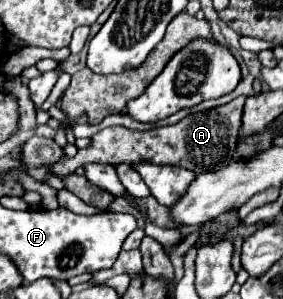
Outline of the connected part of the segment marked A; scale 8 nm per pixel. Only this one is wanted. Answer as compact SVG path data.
M236 97L234 101L214 107L210 111L192 113L184 117L182 121L168 125L168 127L156 127L150 131L132 131L126 127L108 127L98 131L90 141L86 149L78 149L74 157L64 157L56 161L54 165L42 165L42 167L26 167L26 173L32 175L36 181L46 183L48 175L58 175L60 179L74 173L78 167L86 165L88 161L100 161L100 163L136 163L136 161L152 161L158 165L180 165L184 169L190 169L194 173L204 171L218 171L226 167L234 159L234 149L238 145L240 137L240 123L242 123L242 107L246 97Z

